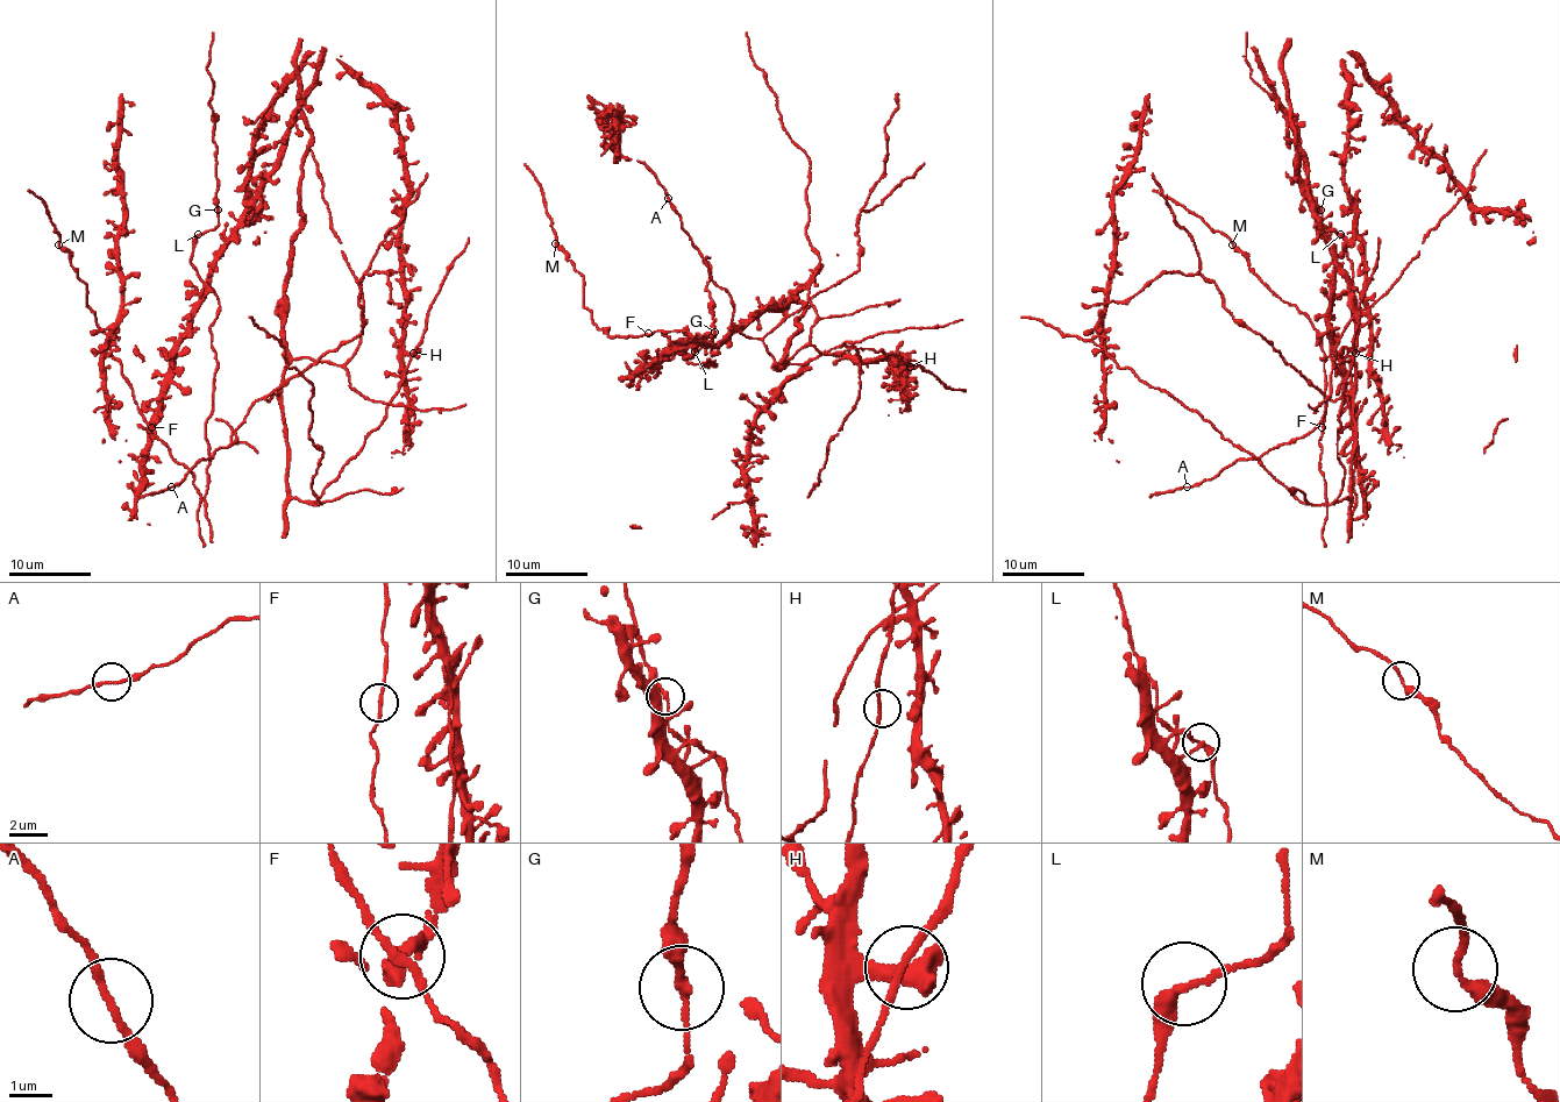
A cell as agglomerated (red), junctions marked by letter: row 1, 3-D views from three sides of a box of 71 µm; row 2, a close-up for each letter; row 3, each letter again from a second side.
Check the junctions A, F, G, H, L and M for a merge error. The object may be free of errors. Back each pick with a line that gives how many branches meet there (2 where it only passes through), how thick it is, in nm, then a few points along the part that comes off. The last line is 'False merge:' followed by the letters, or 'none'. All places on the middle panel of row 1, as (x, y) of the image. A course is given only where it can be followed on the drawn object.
False merge: none

